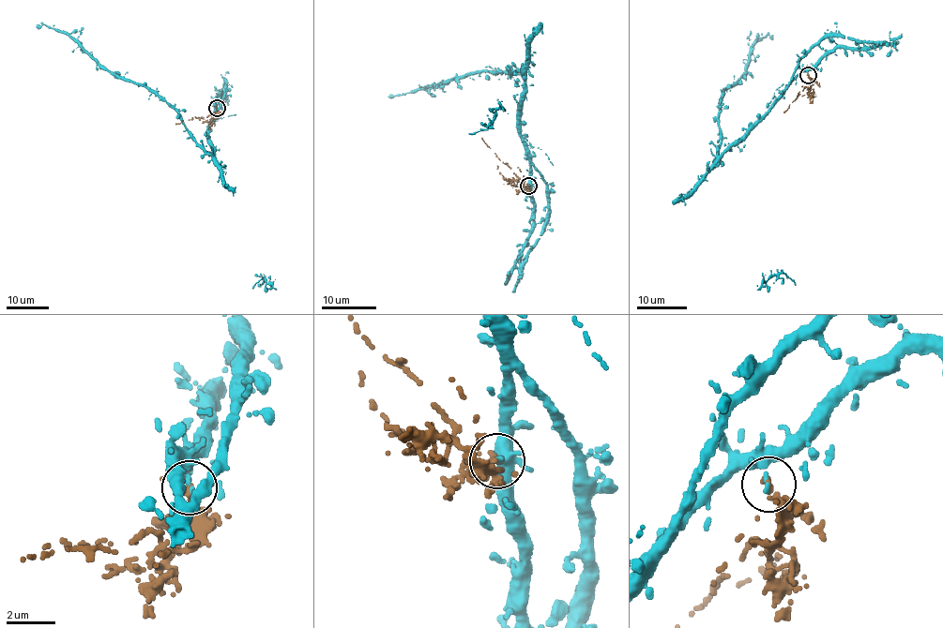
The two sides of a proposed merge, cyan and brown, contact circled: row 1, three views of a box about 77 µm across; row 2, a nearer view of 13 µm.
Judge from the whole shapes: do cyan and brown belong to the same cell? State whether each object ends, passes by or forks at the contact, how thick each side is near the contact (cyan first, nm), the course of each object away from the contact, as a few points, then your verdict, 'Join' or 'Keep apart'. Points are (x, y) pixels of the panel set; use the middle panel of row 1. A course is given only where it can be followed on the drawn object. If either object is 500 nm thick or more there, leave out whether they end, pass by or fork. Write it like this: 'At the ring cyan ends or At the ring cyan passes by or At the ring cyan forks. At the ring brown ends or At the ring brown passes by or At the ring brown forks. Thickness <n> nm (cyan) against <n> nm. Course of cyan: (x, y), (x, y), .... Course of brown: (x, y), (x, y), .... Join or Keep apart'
At the ring cyan passes by. At the ring brown ends. Thickness 140 nm (cyan) against 300 nm. Course of cyan: (528, 186), (529, 162), (516, 122), (525, 74), (488, 71), (389, 97). Course of brown: (528, 186), (520, 185), (511, 169), (481, 138). Keep apart

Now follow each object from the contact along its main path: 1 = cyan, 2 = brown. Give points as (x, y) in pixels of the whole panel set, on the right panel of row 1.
1: (808, 75), (801, 71), (760, 122), (718, 153), (723, 91), (737, 84), (755, 42), (772, 36)
2: (808, 75), (811, 88), (804, 87), (784, 112)

